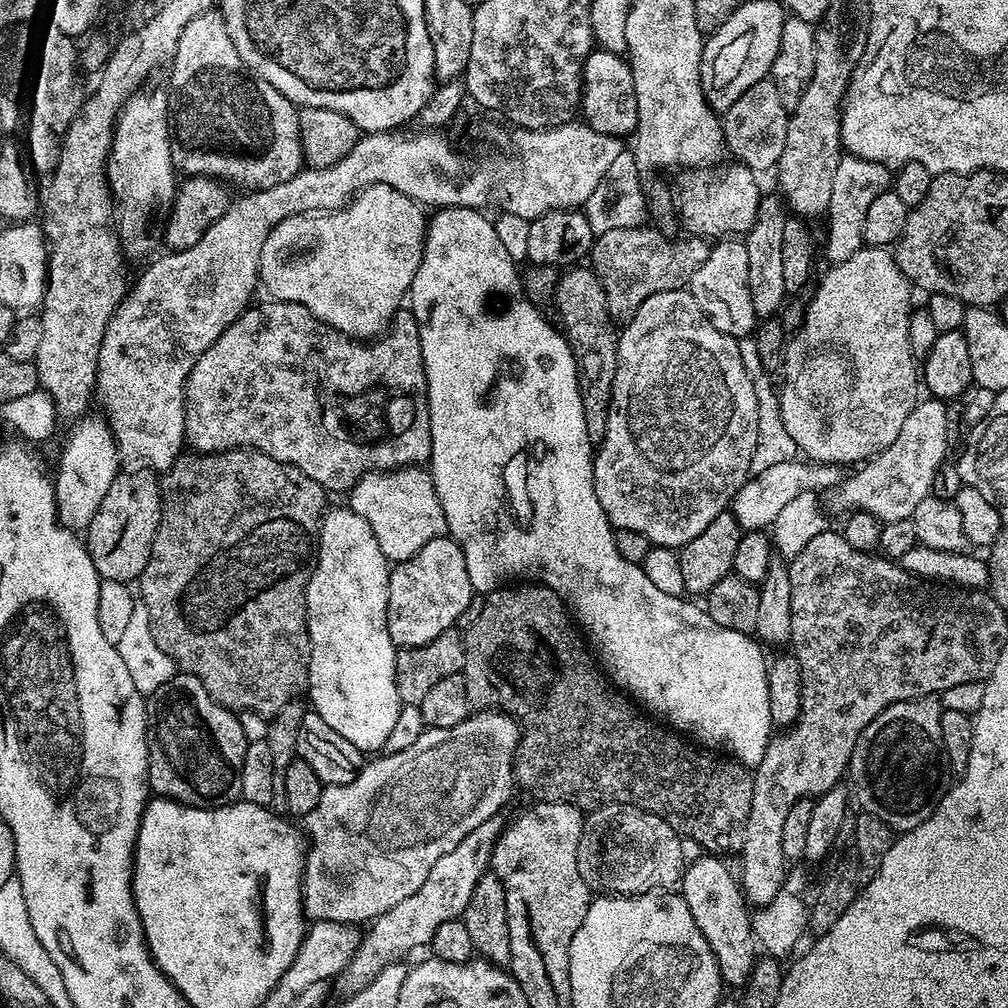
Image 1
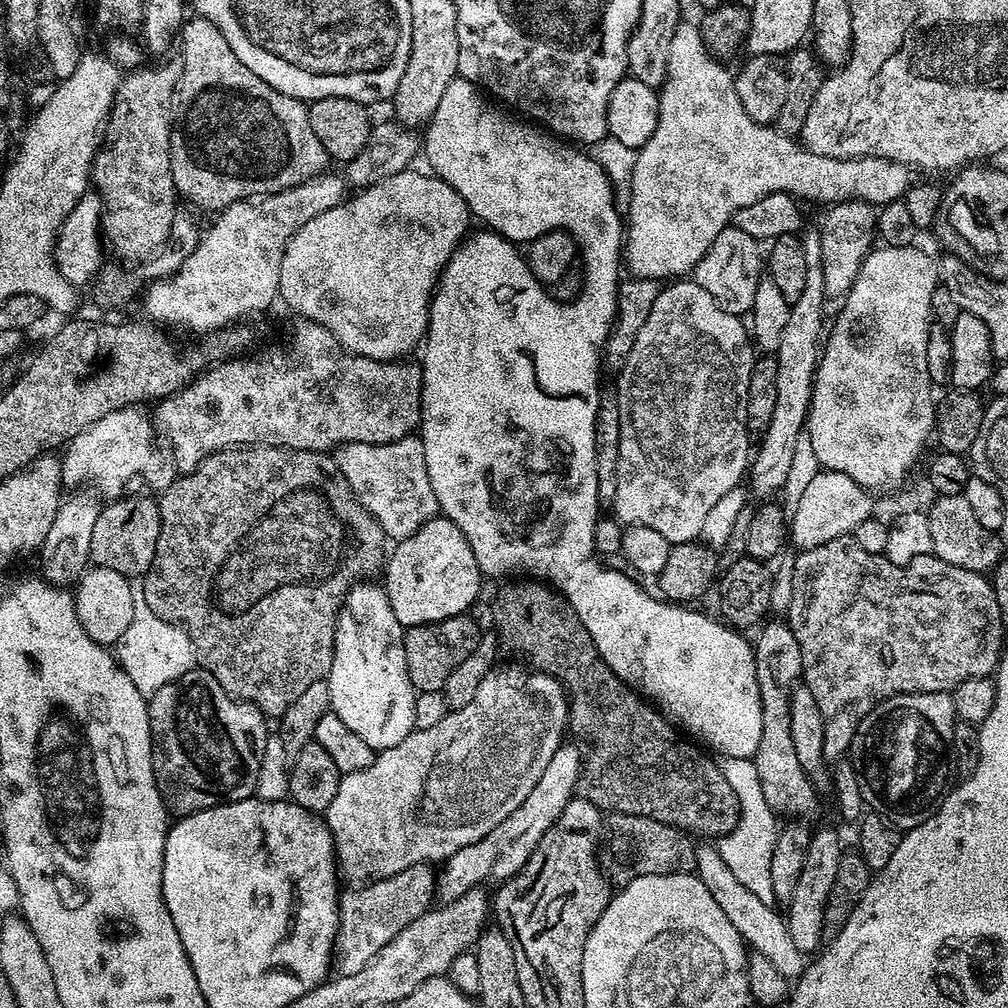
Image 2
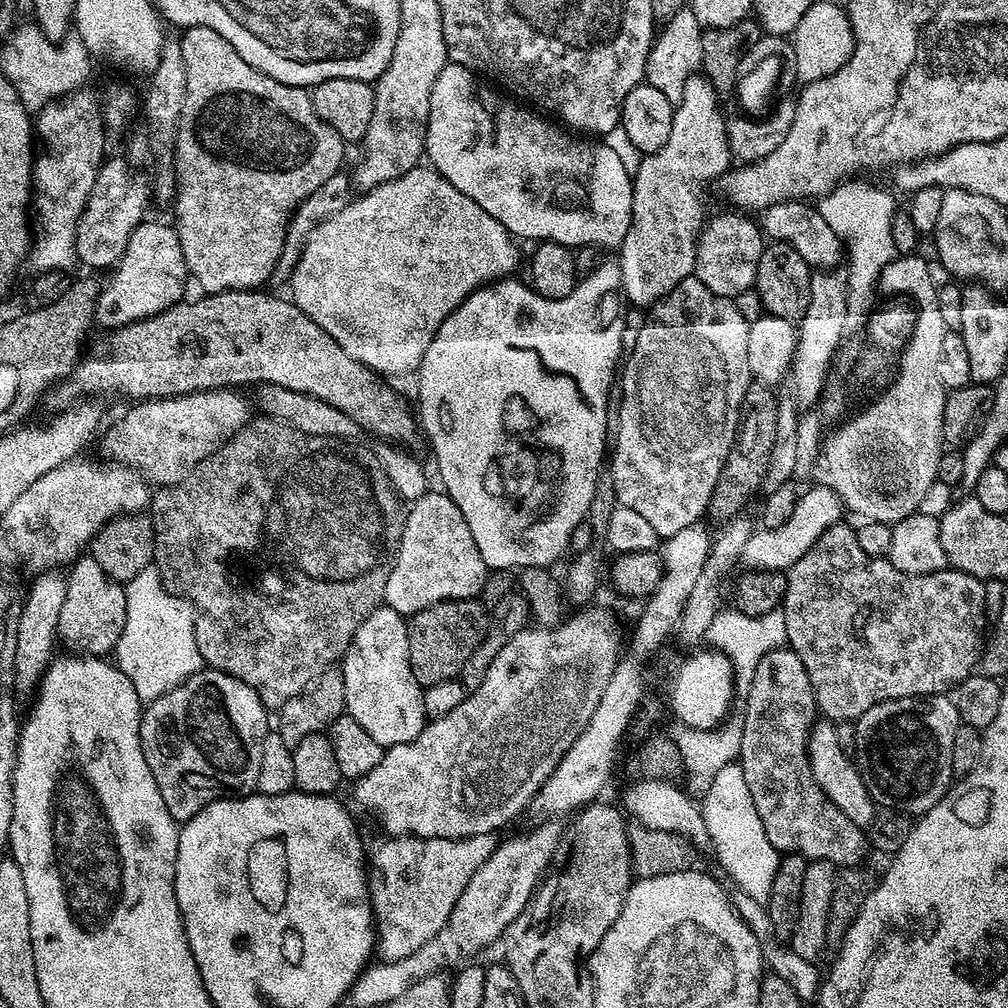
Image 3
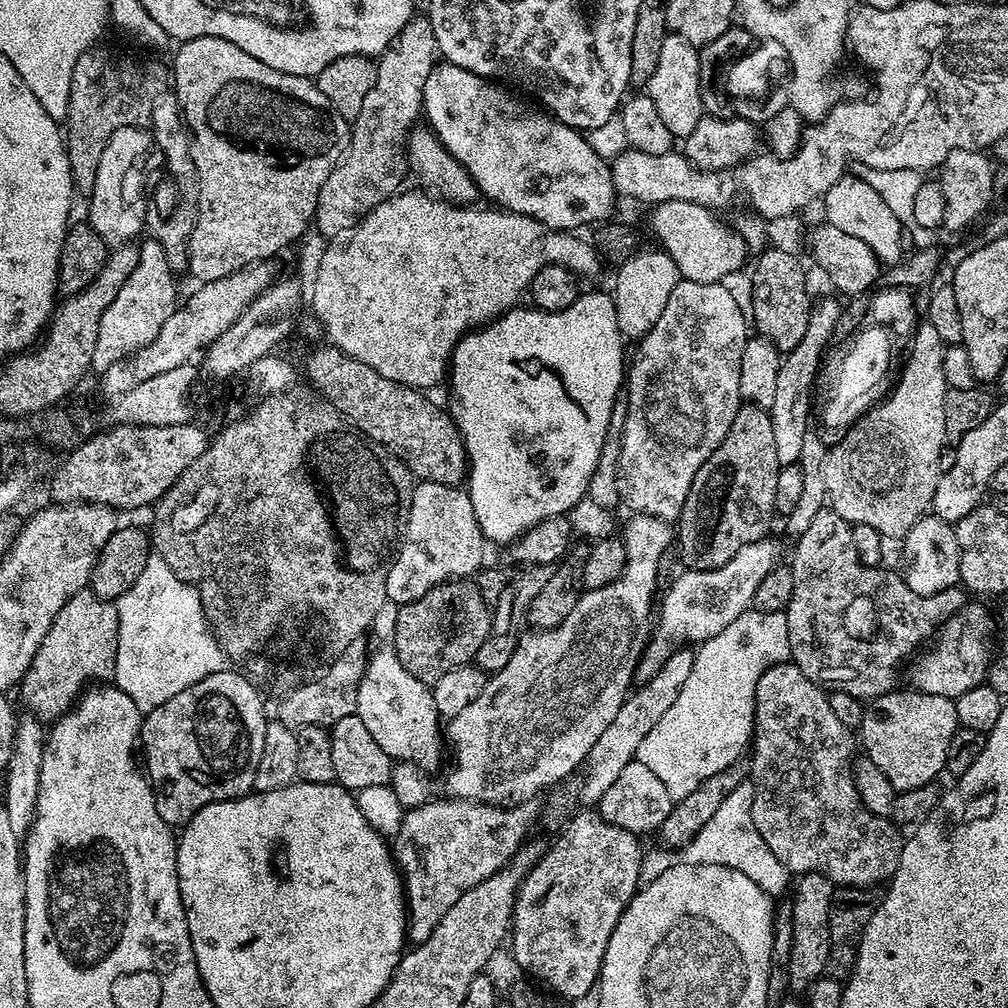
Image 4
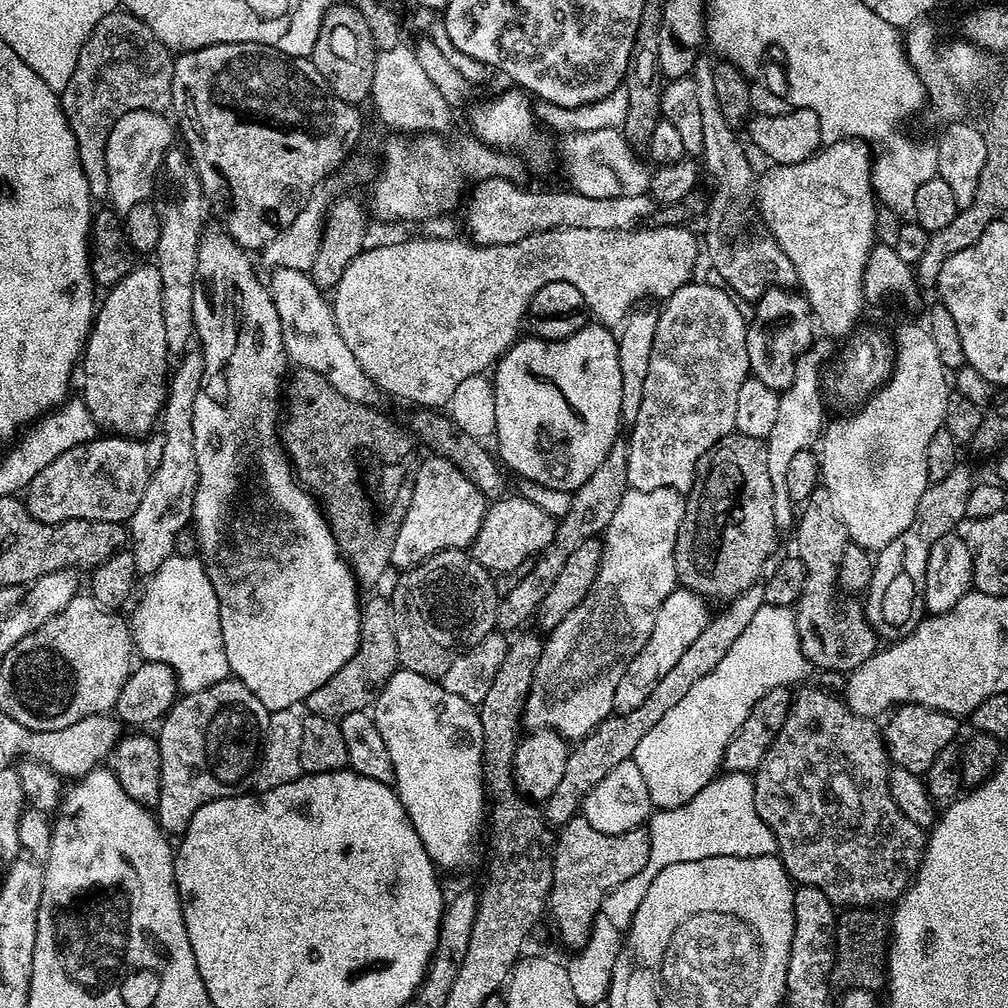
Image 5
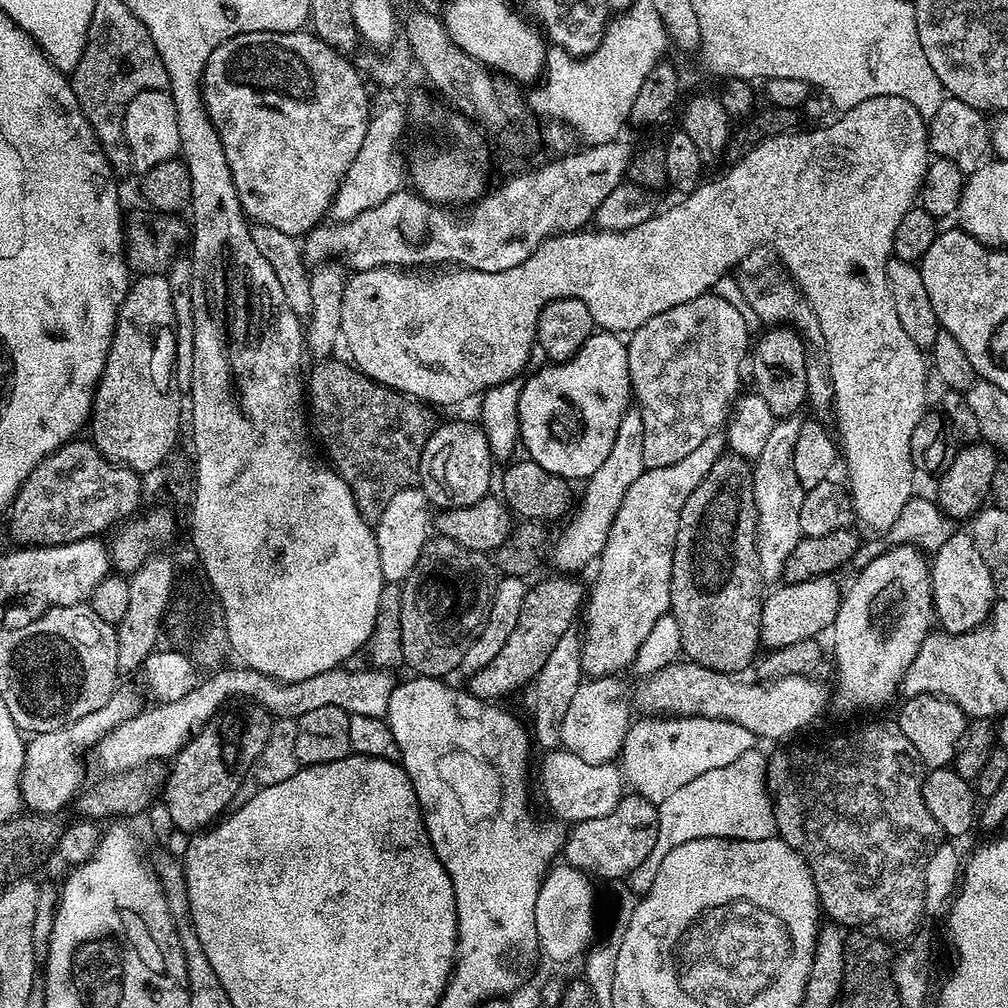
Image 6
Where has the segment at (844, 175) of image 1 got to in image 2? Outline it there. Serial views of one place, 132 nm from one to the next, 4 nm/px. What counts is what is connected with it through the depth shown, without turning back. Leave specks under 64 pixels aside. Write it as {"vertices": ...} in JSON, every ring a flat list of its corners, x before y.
{"vertices":[[860,200,840,201,831,205,822,226,819,227,822,242,822,274,825,295,829,298,841,299,847,295,857,278,858,270,873,247,876,232,877,213,873,205]]}

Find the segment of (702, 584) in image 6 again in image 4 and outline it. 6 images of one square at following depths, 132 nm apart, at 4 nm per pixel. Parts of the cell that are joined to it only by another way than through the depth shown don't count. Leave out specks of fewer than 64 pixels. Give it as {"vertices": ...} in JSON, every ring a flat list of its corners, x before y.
{"vertices":[[751,403,741,405,726,438,695,474,678,521,678,548,680,544,684,564,689,569,714,571,726,566,738,550,765,539,771,533,768,531,772,528,772,516,777,513,774,499,780,469,769,411]]}

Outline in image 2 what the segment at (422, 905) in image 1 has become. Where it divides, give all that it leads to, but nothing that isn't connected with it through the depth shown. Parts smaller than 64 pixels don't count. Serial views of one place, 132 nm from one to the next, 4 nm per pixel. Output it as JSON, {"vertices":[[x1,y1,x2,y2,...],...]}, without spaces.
{"vertices":[[570,742,563,743,554,758,550,758,546,770,542,770,542,778,538,778,534,790,526,794,526,802,522,802,522,806,518,806,510,818,502,818,502,822,498,822,490,834,478,838,478,842,470,842,470,846,462,846,462,850,443,861,441,868,444,869,438,872,439,899,444,902,457,900,471,888,487,885,487,880,503,882,516,875,530,854,534,854,546,830,554,826,564,807,577,795,581,767,581,749,576,749]]}

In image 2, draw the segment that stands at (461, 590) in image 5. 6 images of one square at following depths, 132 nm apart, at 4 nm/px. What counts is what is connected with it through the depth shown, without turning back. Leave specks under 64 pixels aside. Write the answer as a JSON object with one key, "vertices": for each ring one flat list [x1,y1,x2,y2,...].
{"vertices":[[471,615,451,616,442,622,430,622,422,626,414,626,404,633,404,649,406,650,406,670,410,674,410,682,417,693,438,692,443,689,450,673,478,646,482,635,481,625]]}

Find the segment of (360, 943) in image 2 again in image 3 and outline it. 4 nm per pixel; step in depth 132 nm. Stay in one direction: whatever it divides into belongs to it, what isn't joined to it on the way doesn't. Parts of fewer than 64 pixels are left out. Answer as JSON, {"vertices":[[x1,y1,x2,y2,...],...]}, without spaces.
{"vertices":[[493,833,474,834,463,836,461,840,447,840,446,838,426,838,425,836,393,836,385,839,385,844,376,848,376,853,370,856,370,871,368,872,368,891,372,901,372,914,374,917,374,952,383,963,389,964,402,958,410,958,450,918,458,898,466,890,470,878,478,871,487,860,490,854,496,849,498,840]]}

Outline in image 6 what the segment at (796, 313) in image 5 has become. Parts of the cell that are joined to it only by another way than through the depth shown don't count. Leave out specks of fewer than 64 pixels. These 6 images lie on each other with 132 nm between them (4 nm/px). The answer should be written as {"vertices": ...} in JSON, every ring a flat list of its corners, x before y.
{"vertices":[[772,326,760,337,755,337,750,348,750,368,752,380,756,383,754,392,770,406,776,418,795,417,800,407,805,407,808,391,806,390,806,356,804,340,791,326]]}

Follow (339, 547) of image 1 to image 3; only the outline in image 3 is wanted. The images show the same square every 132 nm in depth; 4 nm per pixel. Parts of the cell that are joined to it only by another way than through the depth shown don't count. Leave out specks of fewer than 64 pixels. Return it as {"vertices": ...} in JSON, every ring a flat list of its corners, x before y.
{"vertices":[[387,606,375,608,358,626,338,671,344,677,347,715,364,727,374,742,405,744,424,729,424,693,410,670,410,642,405,617]]}

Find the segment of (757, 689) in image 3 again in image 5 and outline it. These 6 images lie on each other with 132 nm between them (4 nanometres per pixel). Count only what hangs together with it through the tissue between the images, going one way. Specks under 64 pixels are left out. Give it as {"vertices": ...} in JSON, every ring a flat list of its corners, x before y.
{"vertices":[[803,688,793,695,785,725,754,772,758,818,770,826,776,839,775,851,797,885,814,886,832,904,844,908,891,905,903,896,920,869,925,829,910,822,890,794,890,759,881,725,875,719,849,712,843,699,835,700,820,688]]}

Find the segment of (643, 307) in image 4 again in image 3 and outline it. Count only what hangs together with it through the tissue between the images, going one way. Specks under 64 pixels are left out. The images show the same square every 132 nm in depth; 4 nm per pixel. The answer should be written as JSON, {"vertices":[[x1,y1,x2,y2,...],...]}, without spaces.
{"vertices":[[700,74,689,76,682,90,682,98,672,113,672,129,670,138,666,138,666,146,657,152,647,153,635,172,632,182,632,225,618,249,622,291,629,305,651,306,670,294,678,282,693,275,696,267,696,242,706,220,704,204,699,196,700,187,707,180,715,181,723,176,734,160,728,146,726,116,720,113,716,99,718,93,707,78]]}

